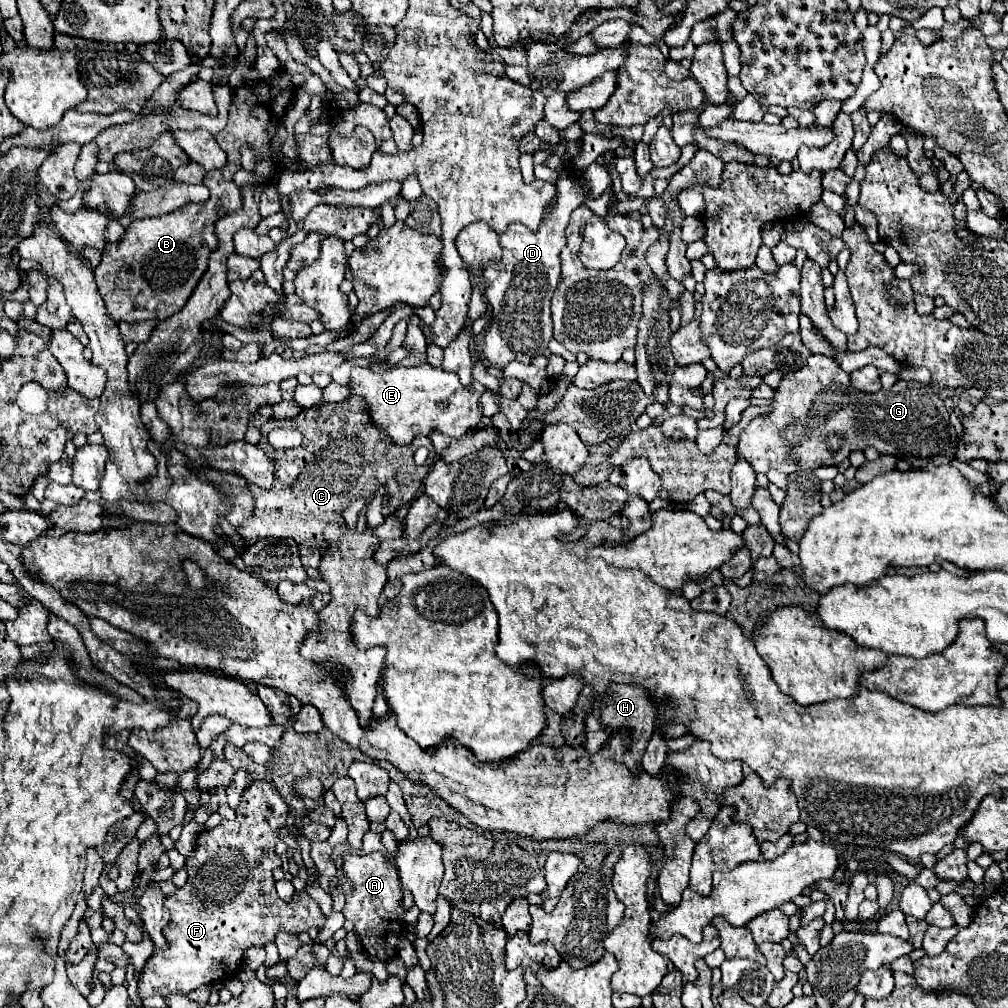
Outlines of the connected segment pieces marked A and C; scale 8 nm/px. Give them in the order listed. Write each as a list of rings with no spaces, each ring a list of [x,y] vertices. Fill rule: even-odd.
[[[372,852],[366,856],[344,856],[342,870],[346,878],[352,882],[352,892],[346,894],[346,904],[342,914],[346,920],[354,922],[354,930],[360,936],[362,948],[368,956],[378,958],[382,962],[390,960],[398,954],[398,934],[400,926],[390,926],[400,920],[404,908],[400,906],[402,888],[398,882],[396,868],[386,860],[382,852]]]
[[[356,396],[356,402],[352,398],[352,400],[346,400],[346,402],[330,402],[330,404],[322,404],[318,408],[308,408],[308,410],[300,412],[298,416],[294,416],[292,420],[276,420],[276,418],[272,418],[268,424],[262,426],[262,436],[264,436],[262,438],[262,450],[272,460],[276,460],[274,486],[270,490],[262,490],[258,486],[252,486],[252,492],[256,496],[256,514],[254,514],[254,518],[246,520],[238,528],[238,534],[248,544],[264,540],[270,534],[280,534],[280,538],[292,538],[298,544],[302,564],[304,566],[312,566],[312,568],[318,568],[320,558],[322,558],[322,548],[325,550],[328,546],[324,536],[322,536],[324,526],[320,526],[320,522],[328,524],[332,520],[340,520],[340,510],[344,510],[356,498],[364,498],[364,496],[370,498],[380,484],[386,484],[386,496],[390,496],[390,506],[384,506],[384,510],[382,510],[384,516],[388,516],[398,506],[410,502],[418,494],[424,478],[430,472],[430,466],[434,464],[434,446],[432,446],[428,436],[416,436],[414,442],[406,444],[406,446],[394,444],[390,438],[386,438],[386,432],[380,426],[374,424],[370,412],[366,410],[366,402],[360,396]],[[276,426],[282,426],[282,428],[284,426],[296,426],[298,430],[302,430],[304,442],[298,448],[274,450],[268,444],[266,436]],[[418,447],[426,447],[430,450],[424,466],[416,466],[416,462],[414,462],[414,452],[418,450]]]

